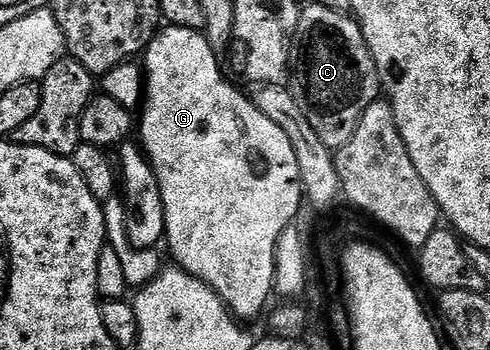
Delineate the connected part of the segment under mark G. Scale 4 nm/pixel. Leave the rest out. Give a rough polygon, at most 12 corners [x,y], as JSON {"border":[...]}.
{"border":[[202,31],[144,52],[165,242],[234,319],[275,294],[292,141]]}

